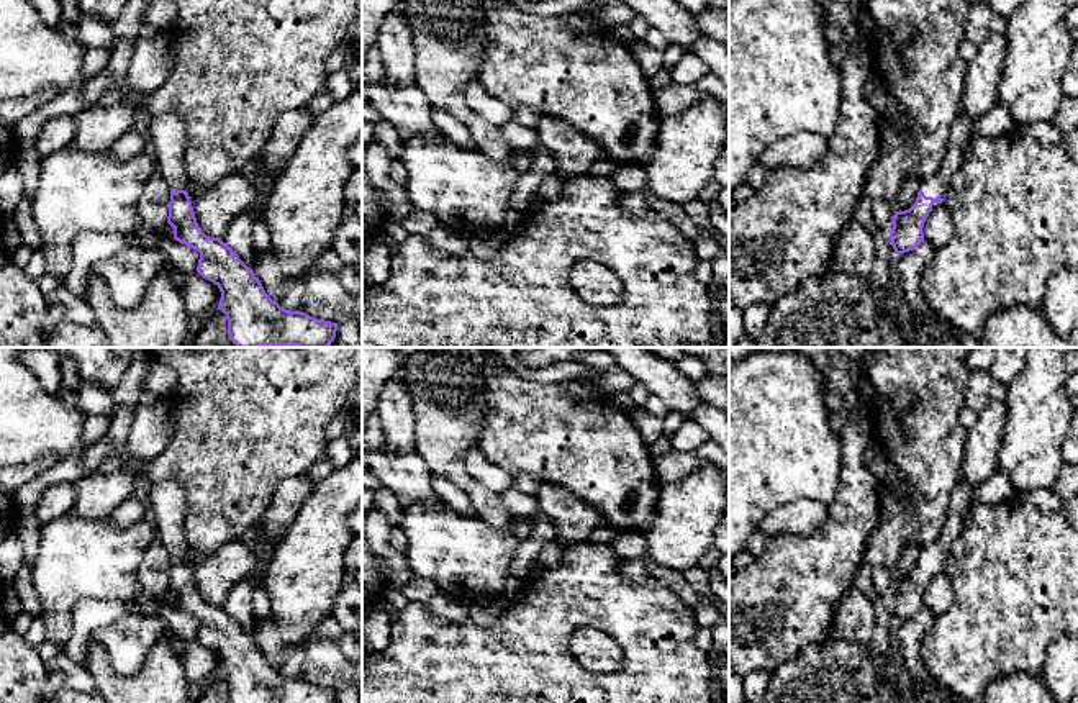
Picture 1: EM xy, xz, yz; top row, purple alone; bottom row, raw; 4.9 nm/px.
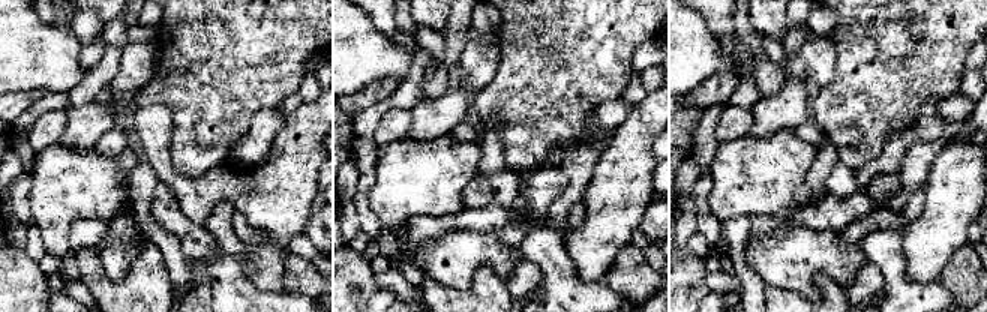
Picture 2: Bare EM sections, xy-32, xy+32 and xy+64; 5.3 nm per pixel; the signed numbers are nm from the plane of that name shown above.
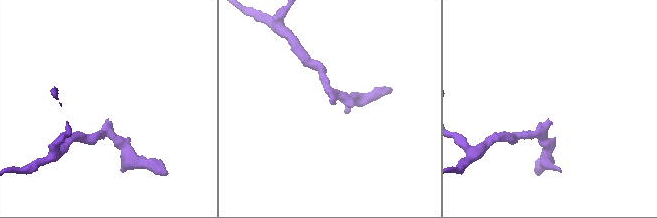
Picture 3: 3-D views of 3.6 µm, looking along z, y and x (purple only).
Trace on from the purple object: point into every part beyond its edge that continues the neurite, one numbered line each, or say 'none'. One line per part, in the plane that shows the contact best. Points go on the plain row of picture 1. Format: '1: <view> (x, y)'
1: yz (934, 553)

